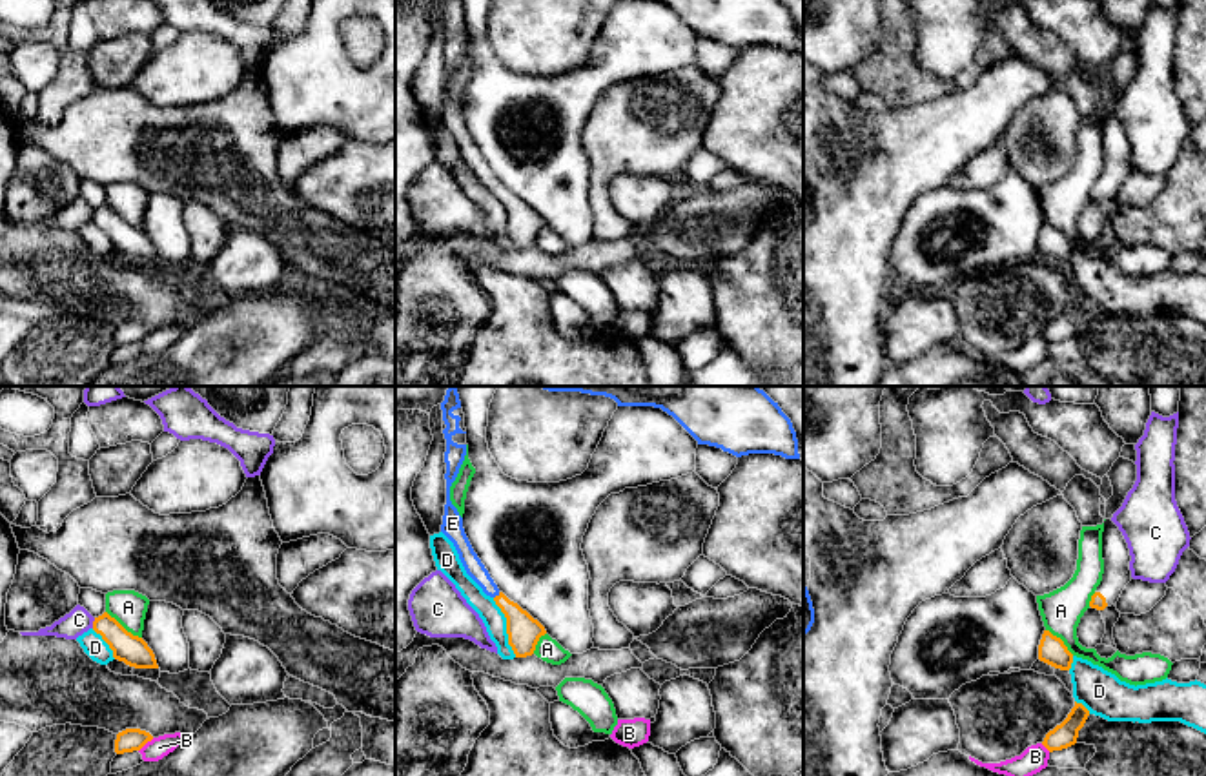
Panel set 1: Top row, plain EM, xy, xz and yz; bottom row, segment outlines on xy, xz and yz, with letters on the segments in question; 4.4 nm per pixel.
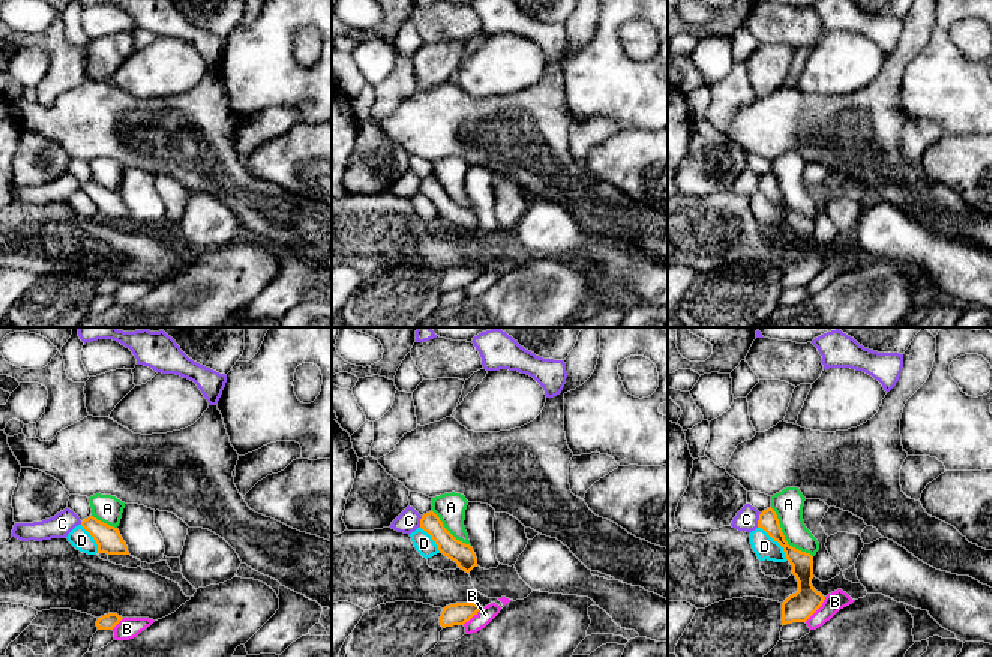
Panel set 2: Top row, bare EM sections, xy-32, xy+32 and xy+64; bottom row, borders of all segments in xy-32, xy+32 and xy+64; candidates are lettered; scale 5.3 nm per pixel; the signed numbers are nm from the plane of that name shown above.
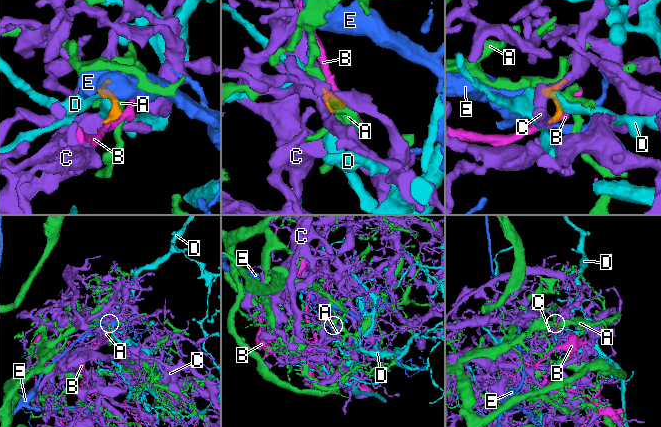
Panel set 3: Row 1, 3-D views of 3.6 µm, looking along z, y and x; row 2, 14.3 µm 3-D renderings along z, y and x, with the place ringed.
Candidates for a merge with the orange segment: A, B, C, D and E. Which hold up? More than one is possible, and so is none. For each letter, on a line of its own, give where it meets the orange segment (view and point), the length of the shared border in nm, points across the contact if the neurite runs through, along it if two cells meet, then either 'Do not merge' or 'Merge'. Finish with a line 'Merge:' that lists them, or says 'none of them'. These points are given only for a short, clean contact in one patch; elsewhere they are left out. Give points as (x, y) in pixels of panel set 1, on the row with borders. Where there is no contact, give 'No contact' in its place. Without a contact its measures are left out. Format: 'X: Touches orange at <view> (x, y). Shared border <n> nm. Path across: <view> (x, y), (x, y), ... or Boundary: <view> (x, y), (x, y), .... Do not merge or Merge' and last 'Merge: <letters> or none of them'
A: Touches orange at xy (122, 627). Shared border 200 nm. Do not merge
B: Touches orange at xy (146, 742). Shared border 90 nm. Boundary: xy (153, 738), (139, 751). Do not merge
C: Touches orange at xy (93, 623). Shared border 50 nm. Boundary: xy (95, 618), (91, 627). Do not merge
D: Touches orange at xz (507, 627). Shared border 280 nm. Do not merge
E: Touches orange at xz (496, 596). Shared border 40 nm. Path across: xz (523, 631), (516, 616), (496, 596), (469, 558). Merge
Merge: E

